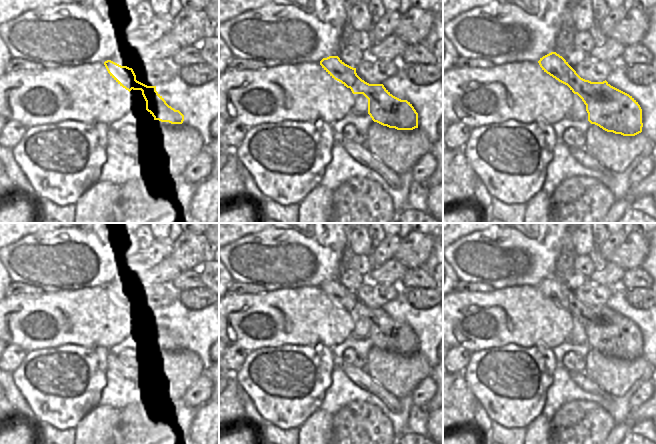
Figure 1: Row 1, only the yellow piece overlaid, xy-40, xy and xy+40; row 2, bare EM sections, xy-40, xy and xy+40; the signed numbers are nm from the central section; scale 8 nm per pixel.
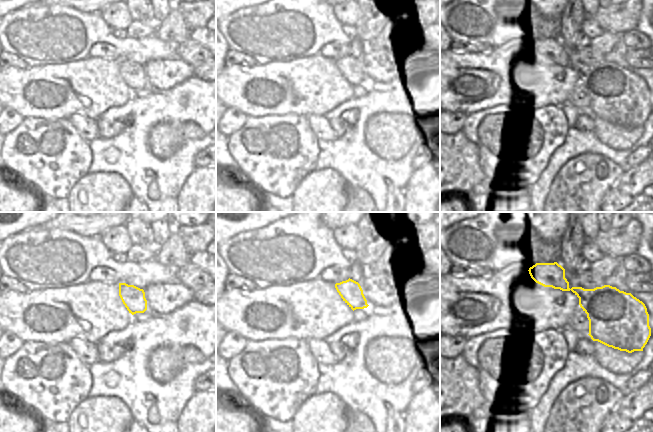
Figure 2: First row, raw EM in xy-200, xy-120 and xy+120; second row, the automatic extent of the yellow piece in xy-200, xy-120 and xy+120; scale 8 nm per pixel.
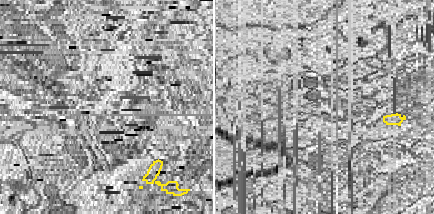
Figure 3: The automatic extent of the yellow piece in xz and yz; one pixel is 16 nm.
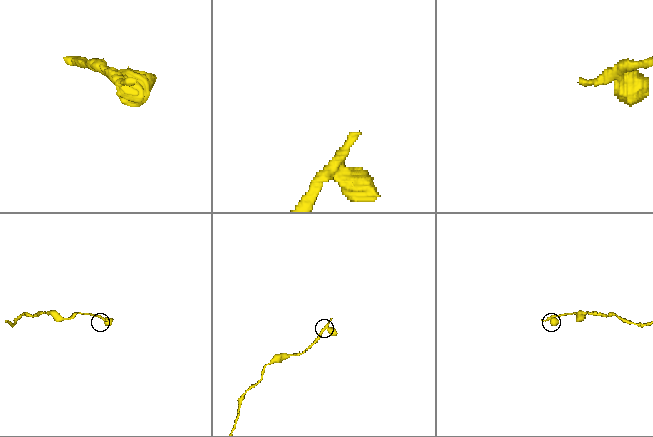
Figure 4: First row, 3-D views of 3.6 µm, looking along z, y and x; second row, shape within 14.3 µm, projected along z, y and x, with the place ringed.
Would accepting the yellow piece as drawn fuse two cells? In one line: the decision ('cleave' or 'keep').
cleave

